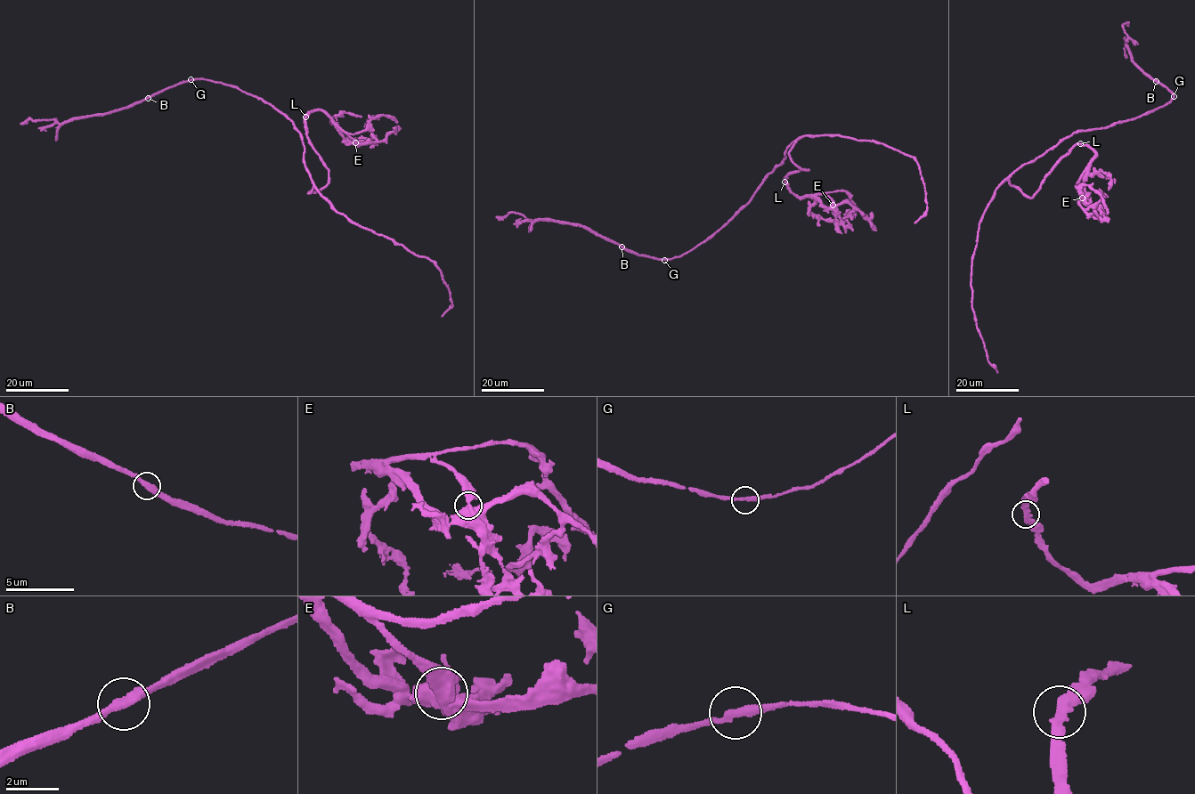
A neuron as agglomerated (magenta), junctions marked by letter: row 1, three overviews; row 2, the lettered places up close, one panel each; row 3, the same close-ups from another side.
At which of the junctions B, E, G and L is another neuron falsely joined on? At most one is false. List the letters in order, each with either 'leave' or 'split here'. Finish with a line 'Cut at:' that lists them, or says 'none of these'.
B: leave
E: split here
G: leave
L: leave
Cut at: E

